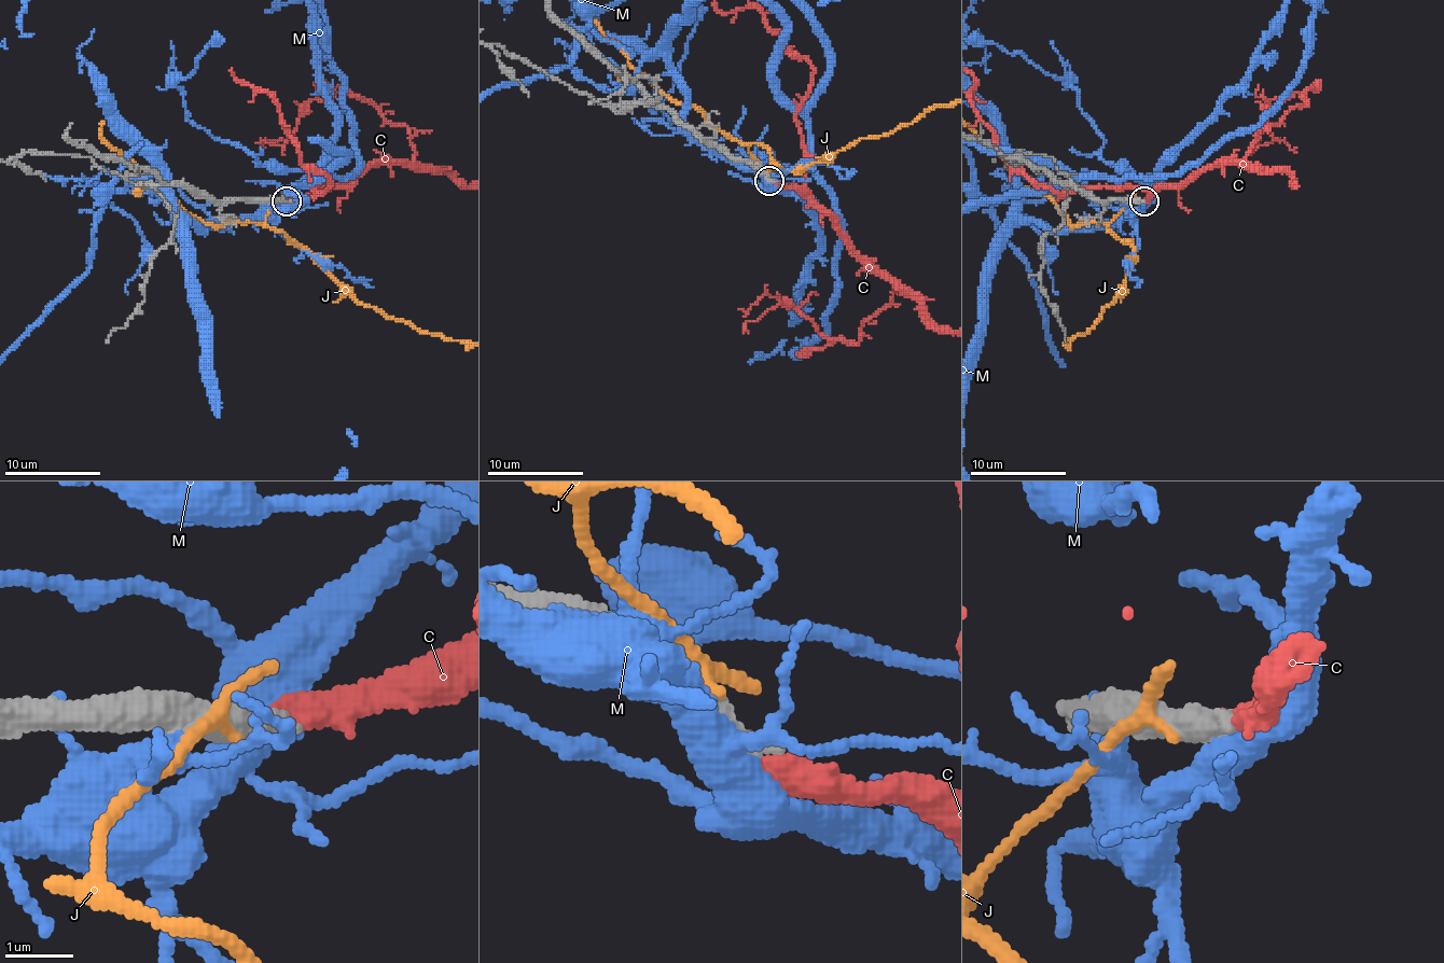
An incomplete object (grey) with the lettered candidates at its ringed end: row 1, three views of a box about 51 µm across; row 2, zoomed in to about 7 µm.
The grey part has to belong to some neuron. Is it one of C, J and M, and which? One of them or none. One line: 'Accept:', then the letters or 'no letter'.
Accept: C

